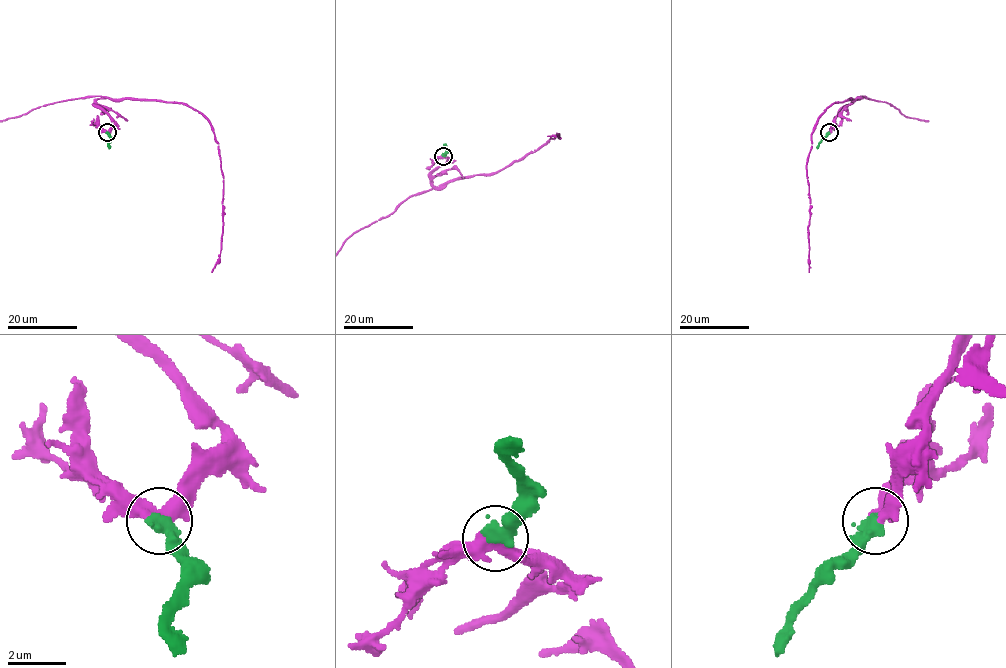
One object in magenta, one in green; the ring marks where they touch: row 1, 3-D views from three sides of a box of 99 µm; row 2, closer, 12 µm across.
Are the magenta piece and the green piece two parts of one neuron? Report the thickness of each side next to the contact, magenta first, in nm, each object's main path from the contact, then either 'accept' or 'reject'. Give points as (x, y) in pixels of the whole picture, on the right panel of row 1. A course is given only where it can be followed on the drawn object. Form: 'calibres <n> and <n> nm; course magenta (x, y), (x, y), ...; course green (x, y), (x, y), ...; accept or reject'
calibres 380 and 500 nm; course green (828, 132), (817, 149); accept

